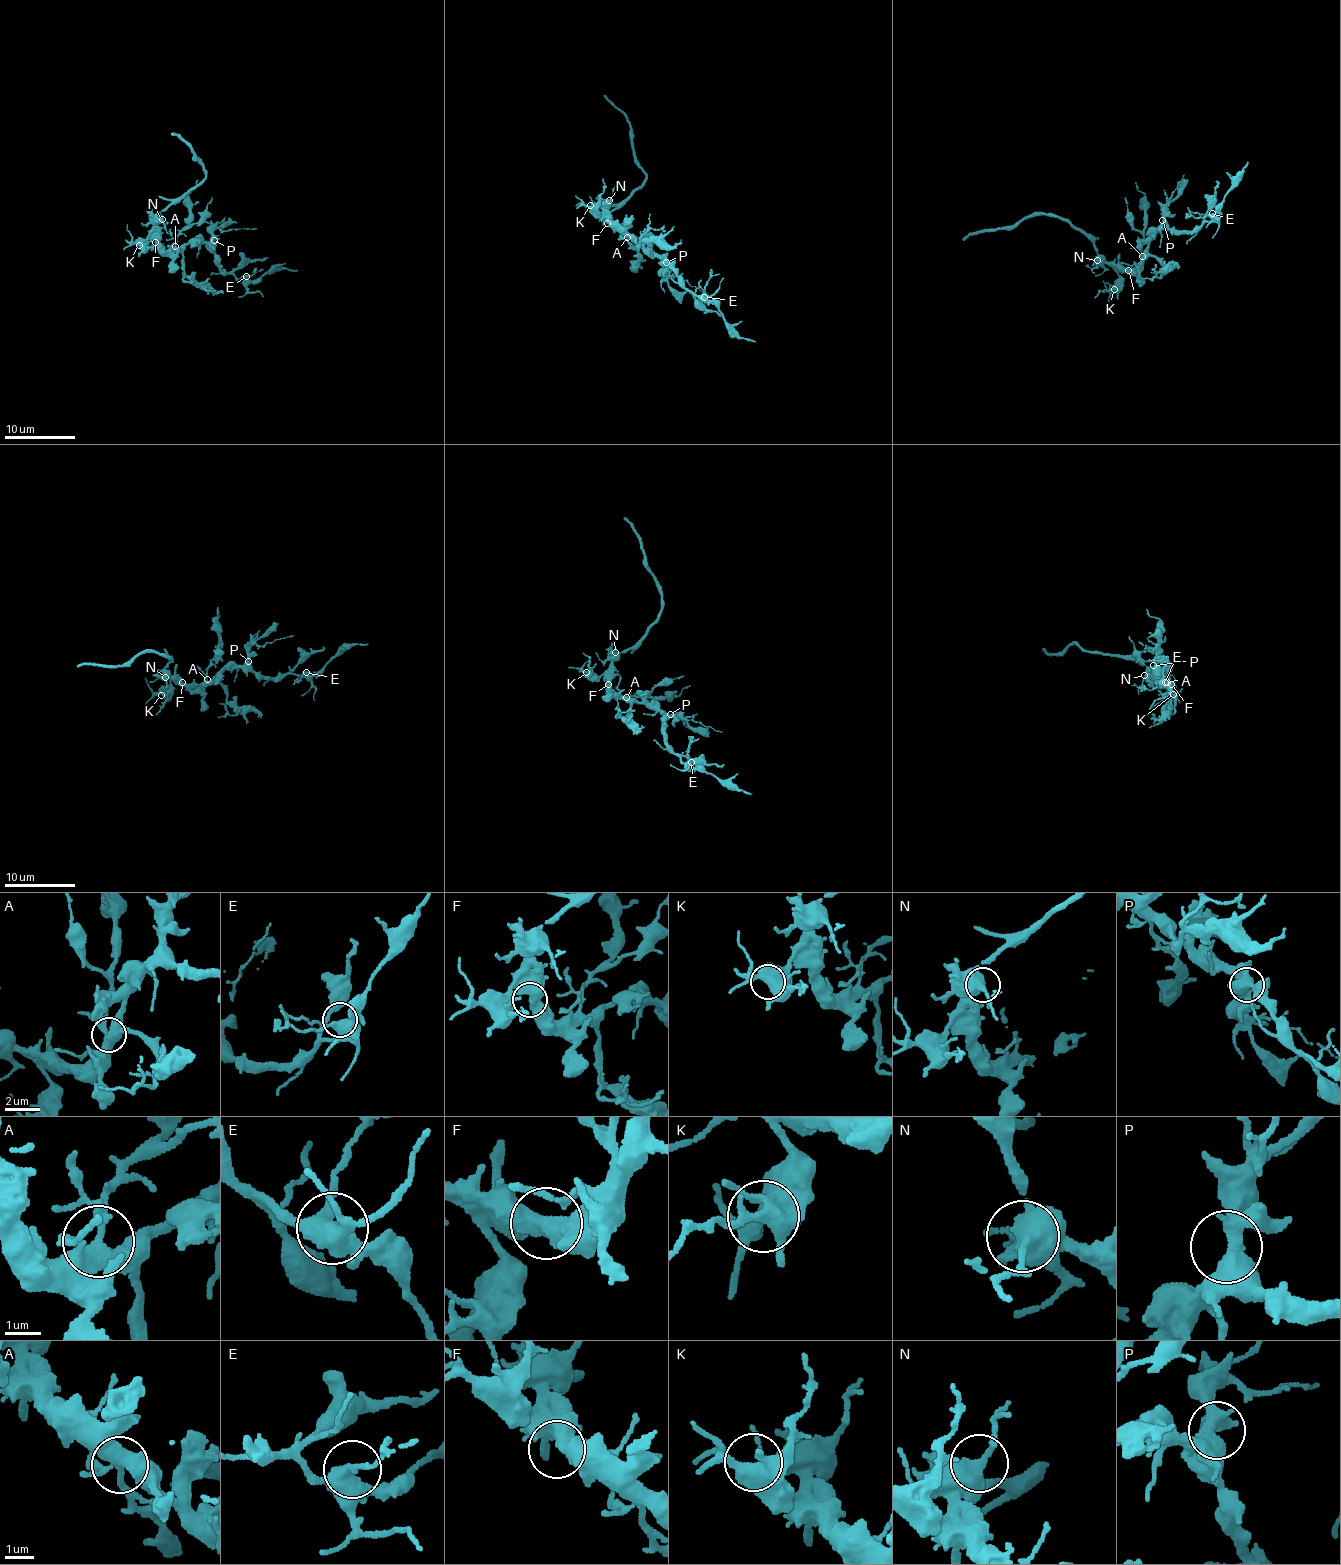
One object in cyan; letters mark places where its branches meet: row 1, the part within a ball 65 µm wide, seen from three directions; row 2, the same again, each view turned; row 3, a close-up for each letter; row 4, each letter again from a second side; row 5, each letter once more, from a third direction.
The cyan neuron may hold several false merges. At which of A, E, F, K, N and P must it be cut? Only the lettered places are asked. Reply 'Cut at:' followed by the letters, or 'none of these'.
Cut at: none of these

